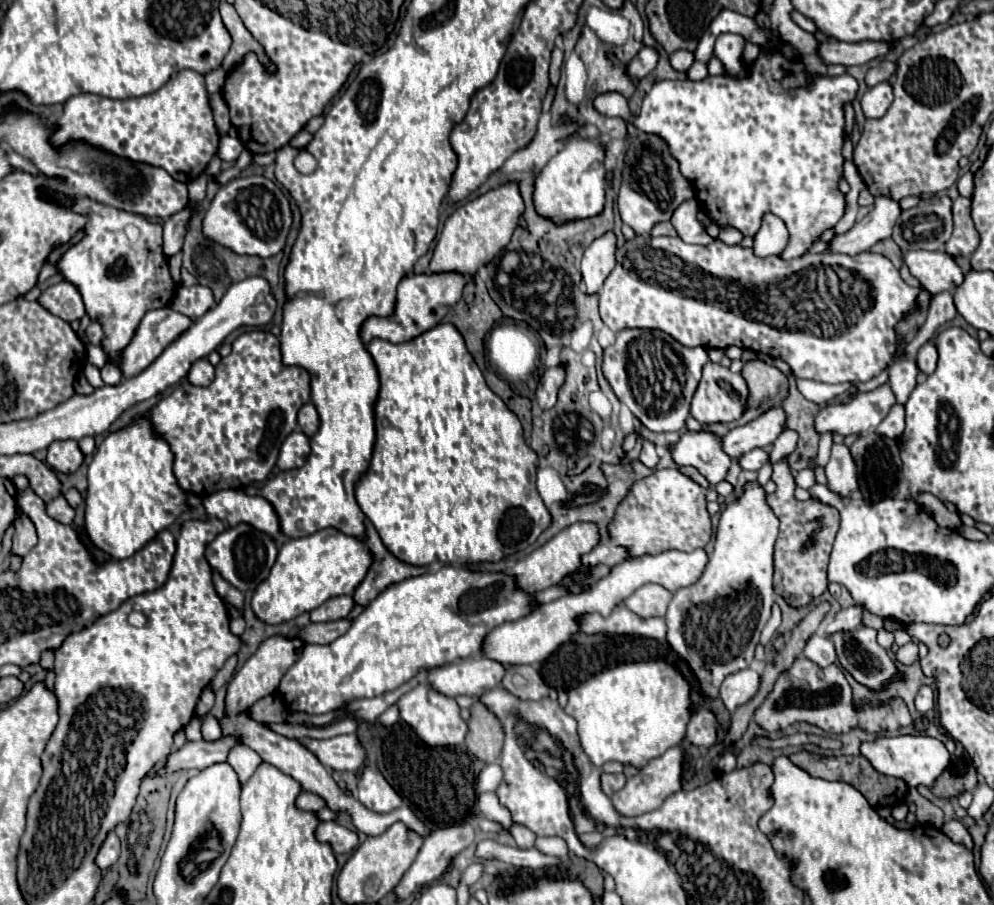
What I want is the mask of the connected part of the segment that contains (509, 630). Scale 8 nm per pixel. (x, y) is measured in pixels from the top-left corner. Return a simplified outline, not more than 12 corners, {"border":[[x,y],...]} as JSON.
{"border":[[705,550],[631,556],[579,594],[497,626],[483,656],[545,662],[579,630],[637,588],[693,586]]}

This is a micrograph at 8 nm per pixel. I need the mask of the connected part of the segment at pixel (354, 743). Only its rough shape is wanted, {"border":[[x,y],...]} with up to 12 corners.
{"border":[[357,734],[303,742],[325,768],[359,772],[367,760]]}

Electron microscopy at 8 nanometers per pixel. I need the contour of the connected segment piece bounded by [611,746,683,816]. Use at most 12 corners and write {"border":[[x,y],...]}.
{"border":[[683,748],[649,760],[611,796],[621,816],[657,810],[681,790]]}

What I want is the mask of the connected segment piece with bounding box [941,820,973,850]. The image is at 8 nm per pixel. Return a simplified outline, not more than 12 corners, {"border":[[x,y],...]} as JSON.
{"border":[[959,820],[941,828],[953,842],[973,848],[967,828]]}

